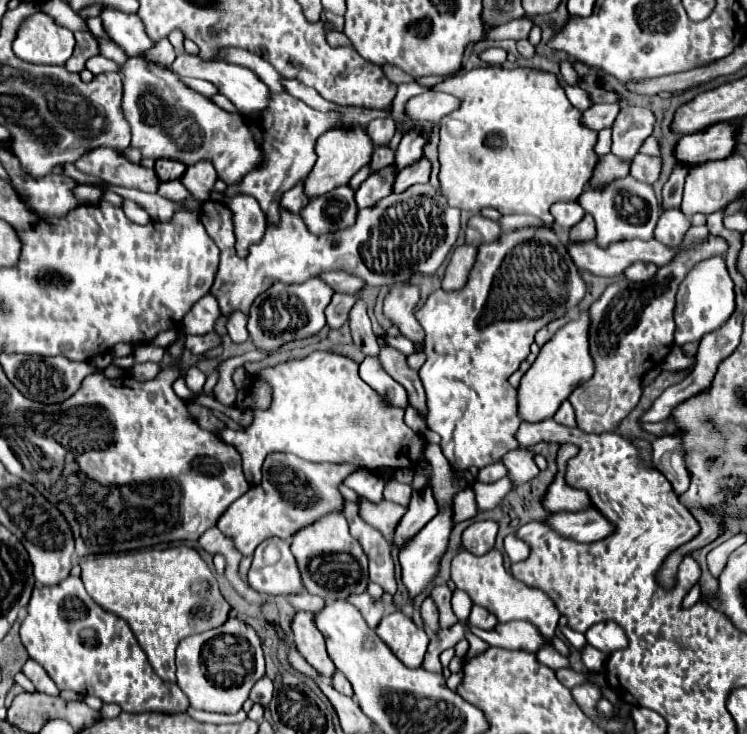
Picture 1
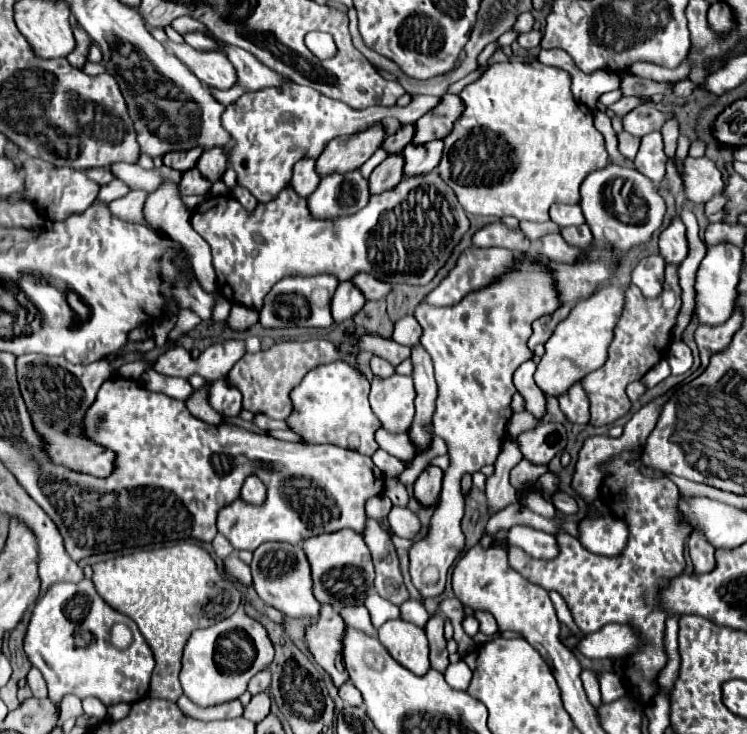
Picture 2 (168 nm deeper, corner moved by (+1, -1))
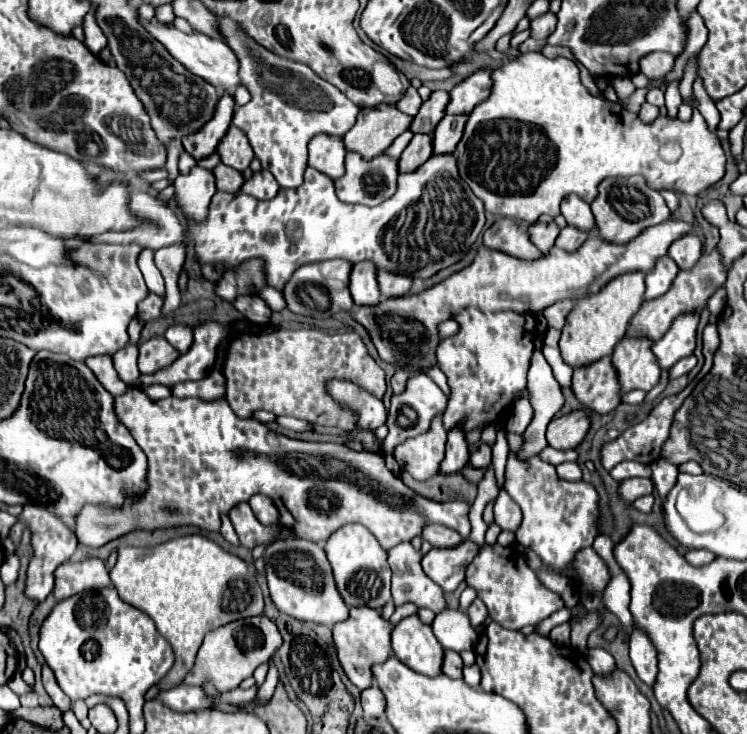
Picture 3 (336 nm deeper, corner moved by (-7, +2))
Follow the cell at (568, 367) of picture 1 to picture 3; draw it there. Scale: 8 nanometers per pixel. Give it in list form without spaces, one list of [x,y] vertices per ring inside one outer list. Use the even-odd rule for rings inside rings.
[[[642,272],[620,274],[618,278],[614,278],[614,282],[610,282],[610,286],[604,286],[598,294],[592,294],[590,298],[580,298],[576,302],[576,306],[566,316],[560,338],[560,350],[566,364],[578,368],[614,352],[614,346],[628,330],[630,318],[644,302],[644,276],[646,274]]]

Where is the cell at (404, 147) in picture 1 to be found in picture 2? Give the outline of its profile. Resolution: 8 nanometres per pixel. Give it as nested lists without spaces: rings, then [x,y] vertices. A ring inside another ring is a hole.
[[[444,95],[442,103],[436,109],[432,109],[430,113],[426,113],[426,117],[420,117],[416,121],[412,143],[424,145],[434,139],[444,139],[450,133],[454,121],[460,117],[458,113],[462,113],[460,97],[458,95]]]

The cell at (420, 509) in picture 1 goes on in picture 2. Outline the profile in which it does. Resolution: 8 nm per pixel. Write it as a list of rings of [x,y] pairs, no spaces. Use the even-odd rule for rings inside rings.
[[[426,467],[414,483],[414,497],[418,503],[422,503],[422,507],[432,507],[434,503],[438,503],[440,487],[442,487],[442,469]]]

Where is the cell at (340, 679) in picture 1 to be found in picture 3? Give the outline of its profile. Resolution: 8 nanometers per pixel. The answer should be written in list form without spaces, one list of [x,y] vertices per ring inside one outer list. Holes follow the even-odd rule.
[[[372,686],[368,690],[362,690],[362,706],[364,706],[364,714],[368,718],[382,718],[384,716],[384,694],[382,690],[378,690],[378,686]]]

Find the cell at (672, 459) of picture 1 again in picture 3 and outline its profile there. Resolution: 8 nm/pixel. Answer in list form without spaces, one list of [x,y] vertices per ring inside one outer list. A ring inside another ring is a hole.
[[[694,550],[694,552],[686,552],[686,560],[692,564],[692,566],[704,566],[704,564],[710,564],[716,556],[706,552],[706,550]]]

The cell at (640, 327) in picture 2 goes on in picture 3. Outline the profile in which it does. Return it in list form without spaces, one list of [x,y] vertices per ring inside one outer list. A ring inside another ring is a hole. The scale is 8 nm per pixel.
[[[630,340],[620,342],[614,350],[614,366],[620,376],[622,392],[640,388],[650,392],[660,382],[658,360],[652,354],[650,340]]]

